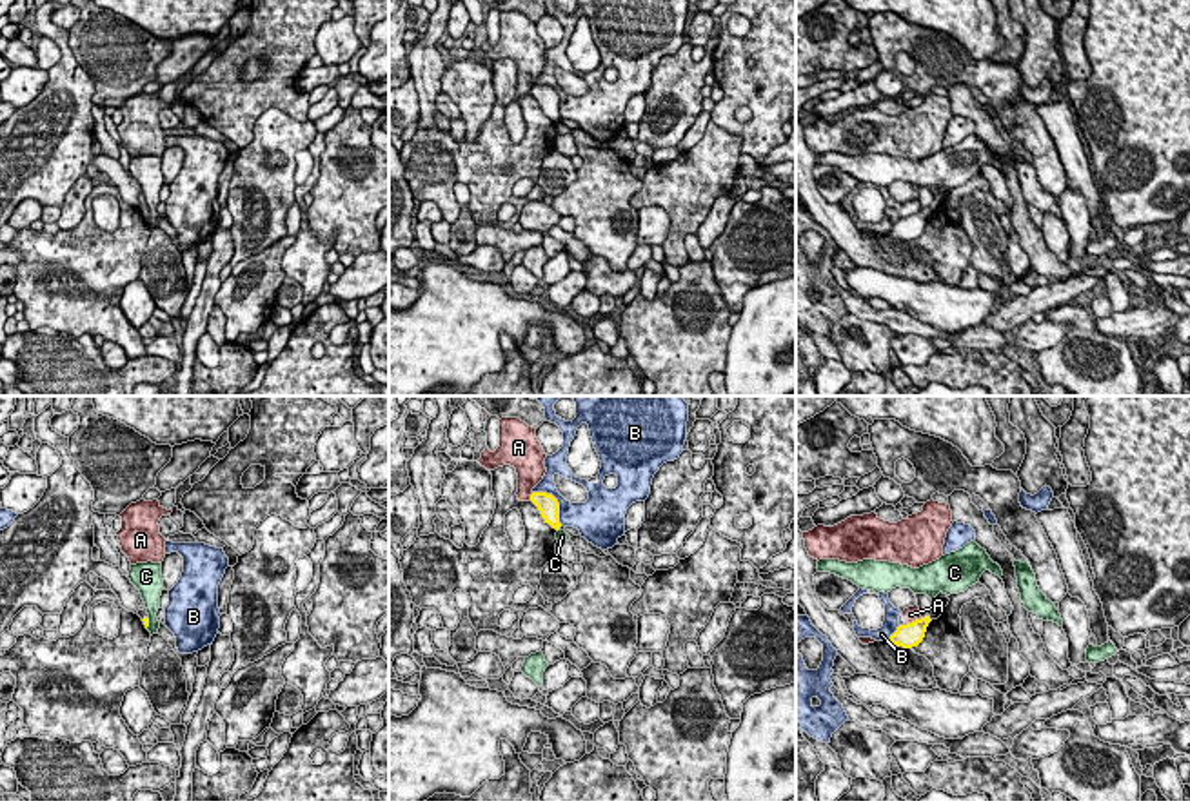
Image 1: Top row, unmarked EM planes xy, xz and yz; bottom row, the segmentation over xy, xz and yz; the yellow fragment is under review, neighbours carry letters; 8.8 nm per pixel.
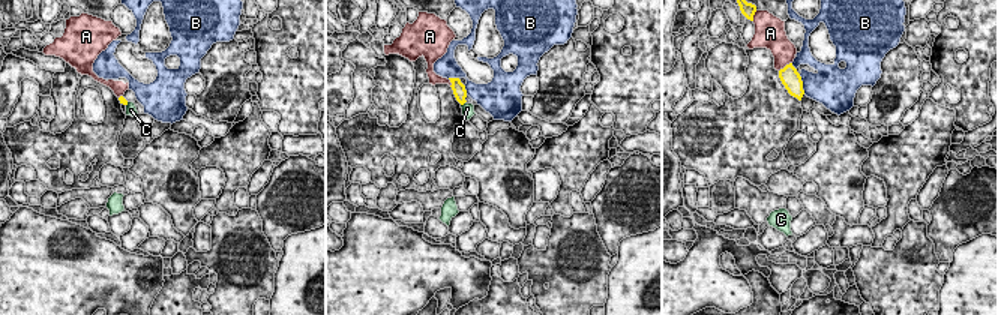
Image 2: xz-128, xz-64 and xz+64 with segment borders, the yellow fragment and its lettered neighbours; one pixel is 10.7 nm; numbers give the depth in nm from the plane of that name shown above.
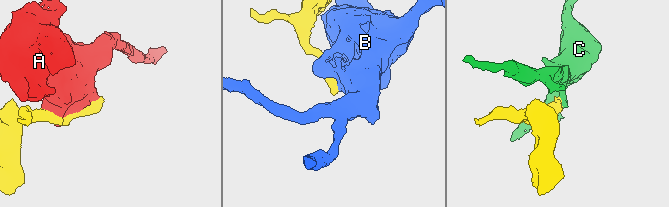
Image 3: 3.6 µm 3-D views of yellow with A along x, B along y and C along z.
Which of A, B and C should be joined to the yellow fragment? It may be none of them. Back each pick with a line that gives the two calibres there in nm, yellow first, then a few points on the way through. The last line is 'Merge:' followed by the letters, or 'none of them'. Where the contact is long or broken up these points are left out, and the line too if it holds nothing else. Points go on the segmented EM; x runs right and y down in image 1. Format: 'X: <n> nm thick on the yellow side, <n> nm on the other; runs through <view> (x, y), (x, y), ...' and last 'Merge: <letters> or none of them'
Merge: none of them

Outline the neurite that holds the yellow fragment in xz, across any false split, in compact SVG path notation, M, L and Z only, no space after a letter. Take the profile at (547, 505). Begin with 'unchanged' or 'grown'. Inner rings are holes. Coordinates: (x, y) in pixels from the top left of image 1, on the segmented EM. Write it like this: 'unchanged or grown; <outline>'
unchanged; M532 492L531 501L538 507L541 518L545 523L549 523L552 529L560 530L560 503L552 494L547 492Z

